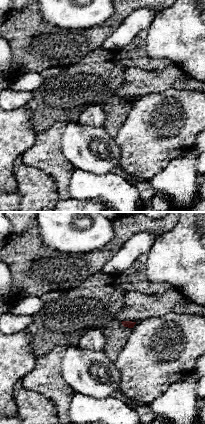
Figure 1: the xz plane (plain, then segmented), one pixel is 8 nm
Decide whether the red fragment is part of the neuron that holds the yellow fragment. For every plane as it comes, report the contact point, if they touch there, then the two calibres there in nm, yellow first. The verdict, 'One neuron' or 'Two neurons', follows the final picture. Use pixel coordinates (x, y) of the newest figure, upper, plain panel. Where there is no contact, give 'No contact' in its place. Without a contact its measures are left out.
No contact

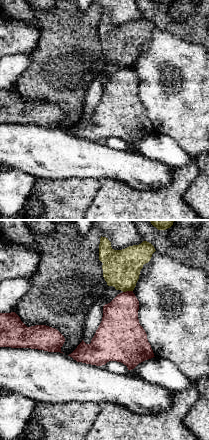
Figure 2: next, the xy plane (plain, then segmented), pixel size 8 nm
Touches yellow at (127, 66). Thickness 300 nm (yellow) against 280 nm

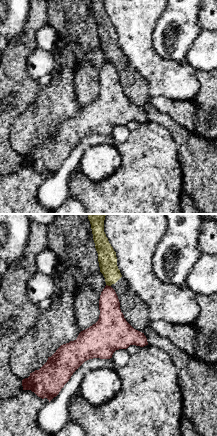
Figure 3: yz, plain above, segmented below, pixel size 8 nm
Touches yellow at (108, 61). Thickness 150 nm (yellow) against 180 nm

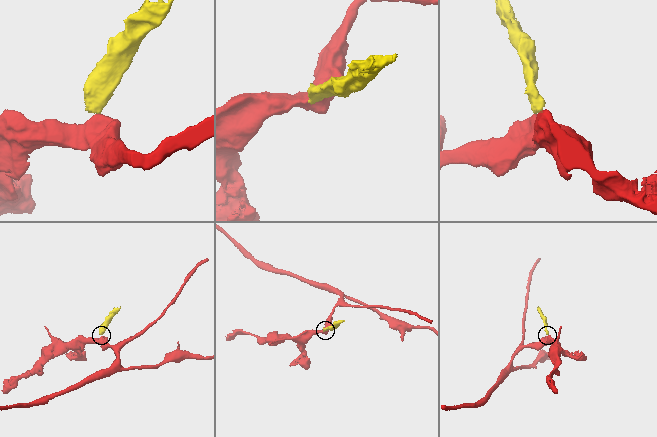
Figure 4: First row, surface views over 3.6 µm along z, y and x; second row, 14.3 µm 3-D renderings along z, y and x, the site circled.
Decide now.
Two neurons

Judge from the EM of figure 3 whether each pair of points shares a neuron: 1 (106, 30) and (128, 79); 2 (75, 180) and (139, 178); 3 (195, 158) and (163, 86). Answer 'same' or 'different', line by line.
1: same
2: same
3: different

